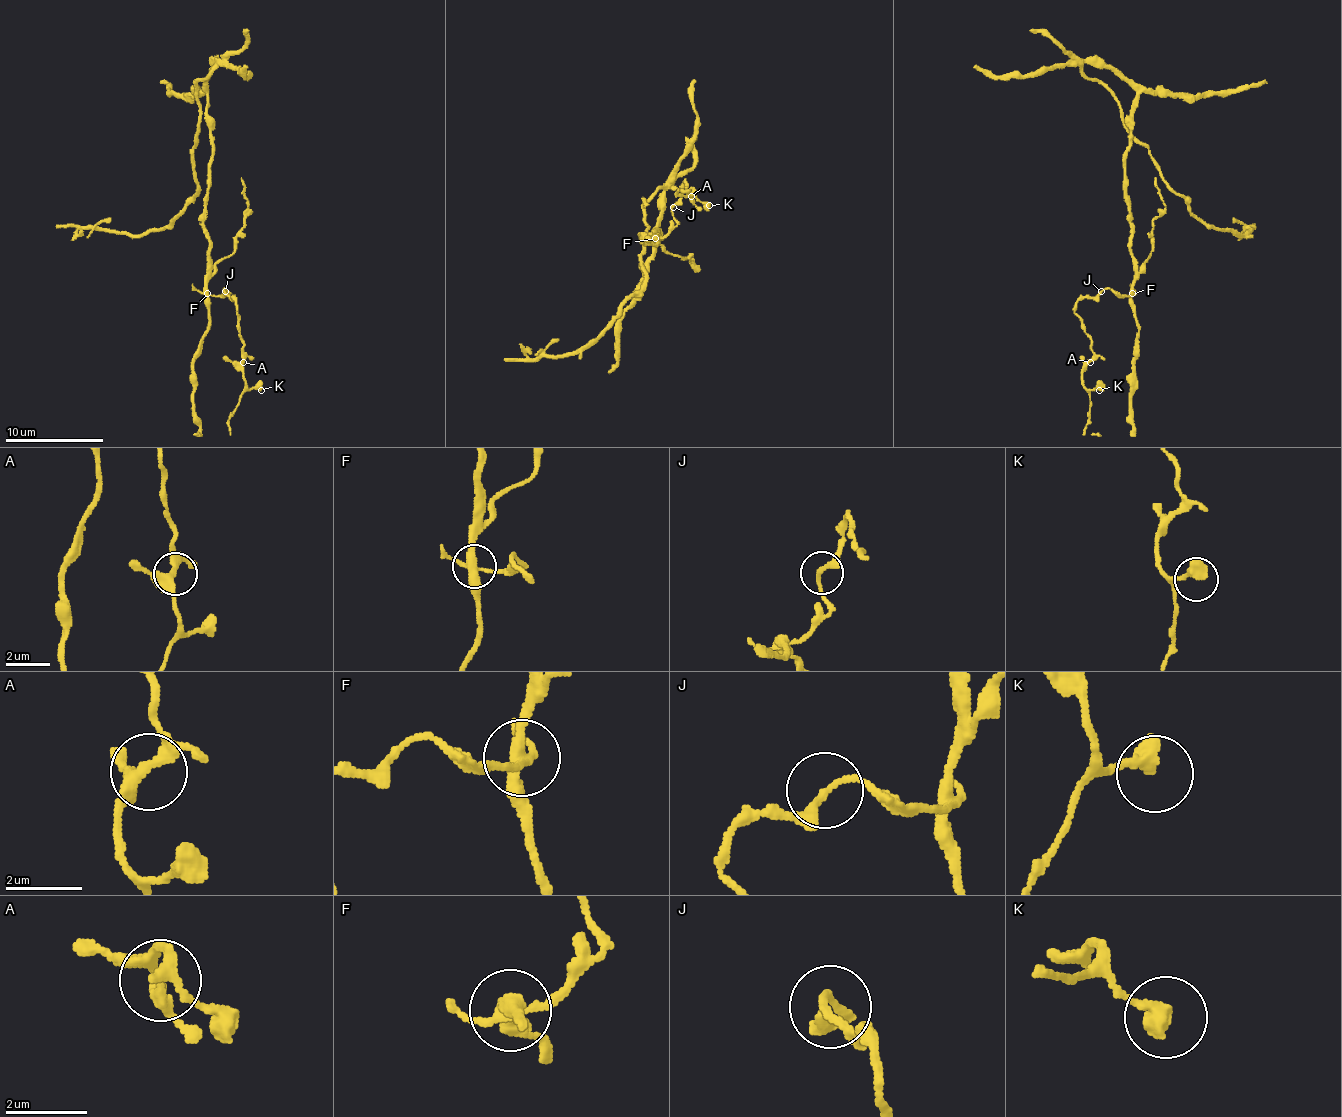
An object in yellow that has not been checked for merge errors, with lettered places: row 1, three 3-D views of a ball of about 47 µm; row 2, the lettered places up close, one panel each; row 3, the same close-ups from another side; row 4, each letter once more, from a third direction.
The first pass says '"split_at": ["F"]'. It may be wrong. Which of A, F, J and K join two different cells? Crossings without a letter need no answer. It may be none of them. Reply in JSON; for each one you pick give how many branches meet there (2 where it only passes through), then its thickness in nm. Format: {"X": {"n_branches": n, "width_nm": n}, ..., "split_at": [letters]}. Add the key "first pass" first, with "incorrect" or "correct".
{"first pass": "correct", "F": {"n_branches": 4, "width_nm": 320}, "split_at": ["F"]}

